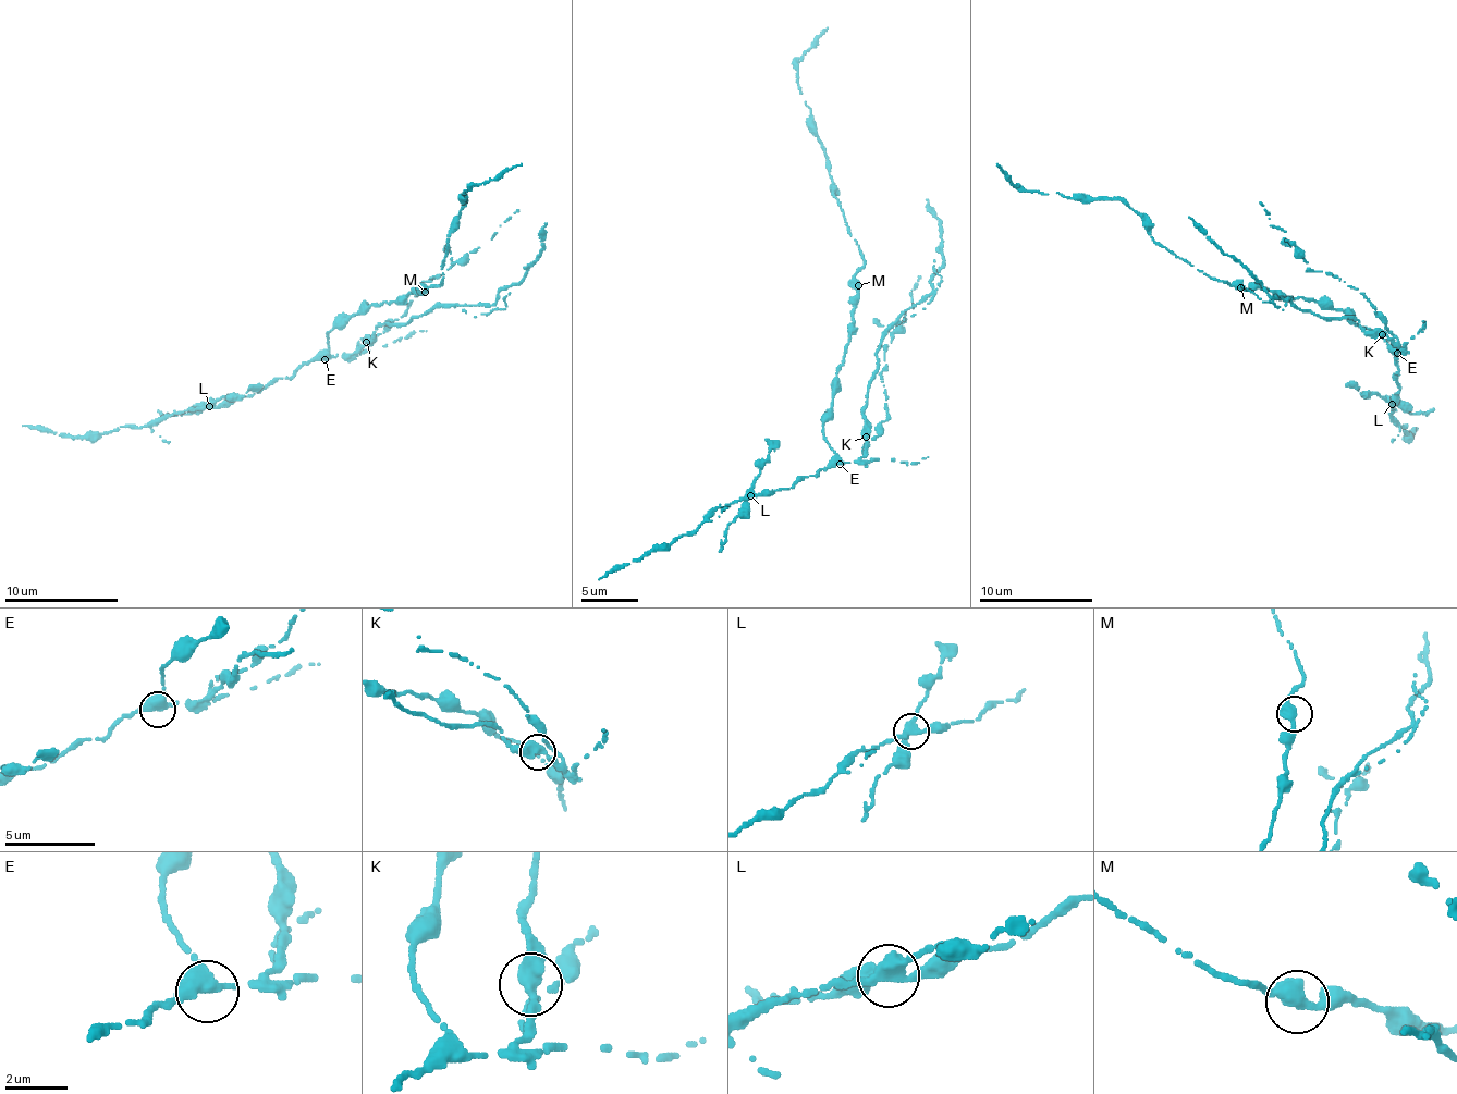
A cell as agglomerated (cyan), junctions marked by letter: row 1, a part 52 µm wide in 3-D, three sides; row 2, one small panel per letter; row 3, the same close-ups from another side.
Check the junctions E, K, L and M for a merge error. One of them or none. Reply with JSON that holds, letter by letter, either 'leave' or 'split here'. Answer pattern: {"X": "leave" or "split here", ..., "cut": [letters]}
{"E": "leave", "K": "leave", "L": "split here", "M": "leave", "cut": ["L"]}

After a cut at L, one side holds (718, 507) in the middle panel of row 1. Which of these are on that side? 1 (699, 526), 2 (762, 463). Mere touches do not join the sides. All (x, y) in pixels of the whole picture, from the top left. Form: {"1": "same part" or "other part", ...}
{"1": "same part", "2": "other part"}

